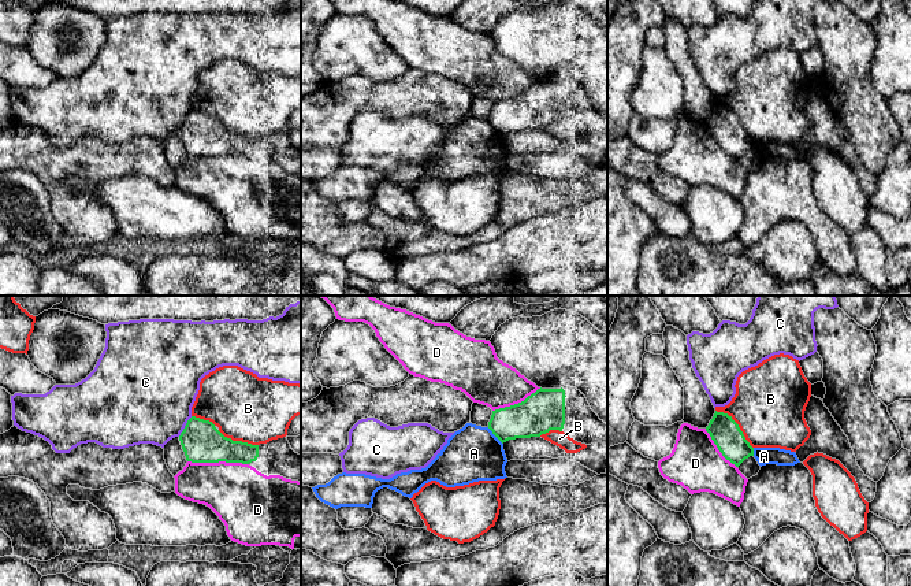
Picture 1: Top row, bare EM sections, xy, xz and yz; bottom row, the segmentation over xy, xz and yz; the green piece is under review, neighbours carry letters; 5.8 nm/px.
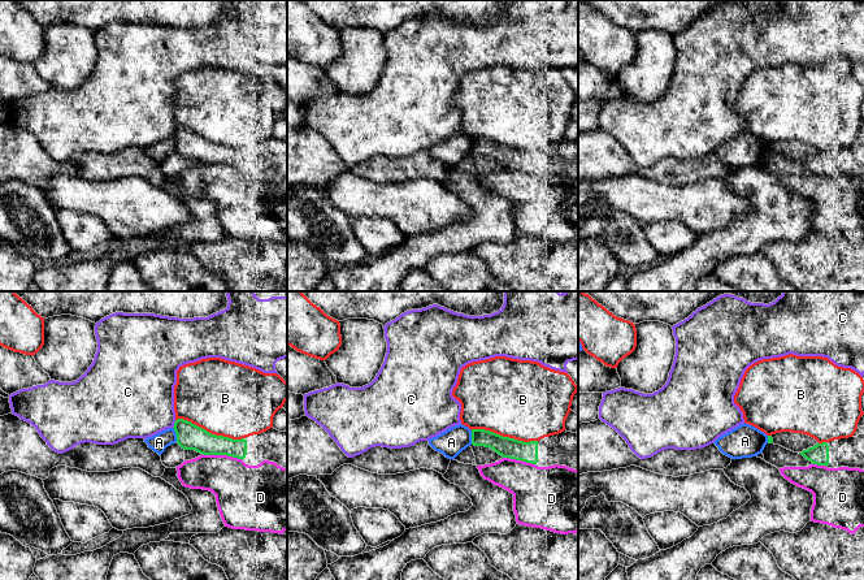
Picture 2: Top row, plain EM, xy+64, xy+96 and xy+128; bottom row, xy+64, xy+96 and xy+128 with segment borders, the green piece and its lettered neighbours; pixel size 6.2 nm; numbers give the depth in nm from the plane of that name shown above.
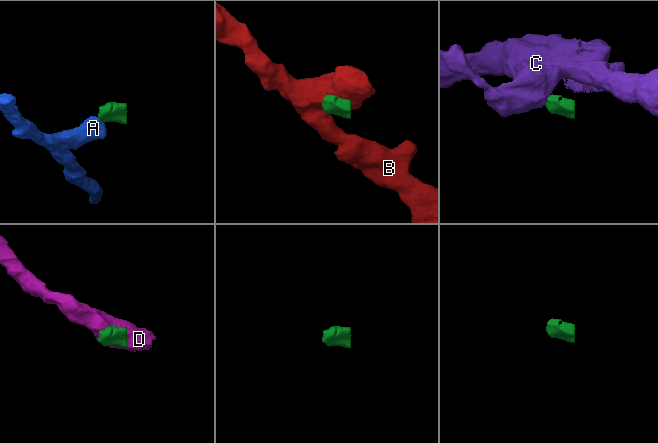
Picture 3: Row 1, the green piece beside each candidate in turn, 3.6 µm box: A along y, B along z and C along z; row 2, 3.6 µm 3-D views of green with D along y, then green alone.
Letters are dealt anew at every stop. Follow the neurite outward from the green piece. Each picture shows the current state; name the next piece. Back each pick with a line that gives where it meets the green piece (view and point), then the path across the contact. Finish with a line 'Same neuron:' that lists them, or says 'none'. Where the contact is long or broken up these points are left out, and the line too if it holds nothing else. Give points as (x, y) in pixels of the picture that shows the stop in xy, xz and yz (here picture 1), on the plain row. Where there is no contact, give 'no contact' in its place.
Same neuron: none

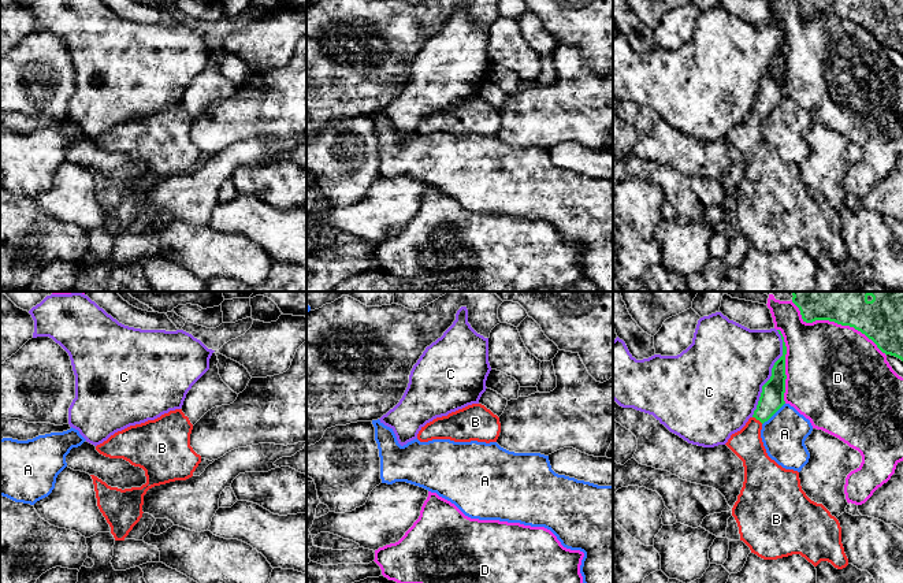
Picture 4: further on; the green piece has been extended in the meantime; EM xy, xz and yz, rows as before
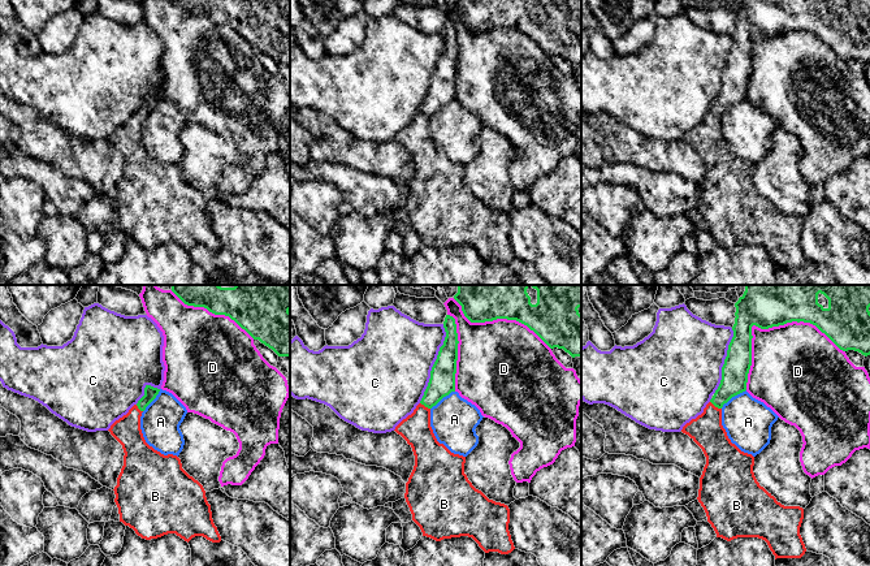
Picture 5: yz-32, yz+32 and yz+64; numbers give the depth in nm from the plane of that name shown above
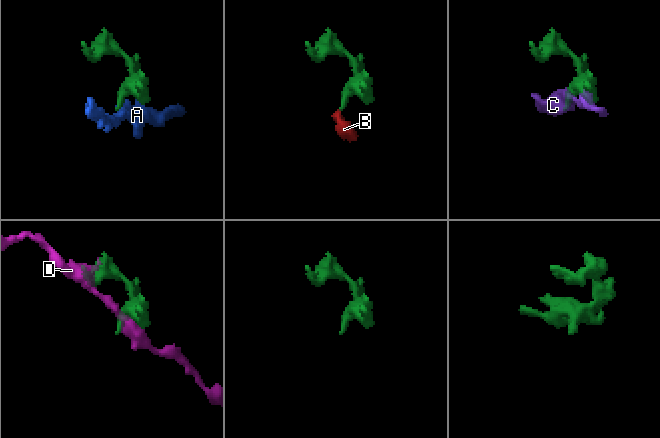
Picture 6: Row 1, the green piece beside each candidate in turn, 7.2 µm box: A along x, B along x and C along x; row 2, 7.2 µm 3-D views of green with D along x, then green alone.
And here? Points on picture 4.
B: meets green in yz at (758, 112); runs through yz (772, 92), (758, 112), (747, 138)
Same neuron: B

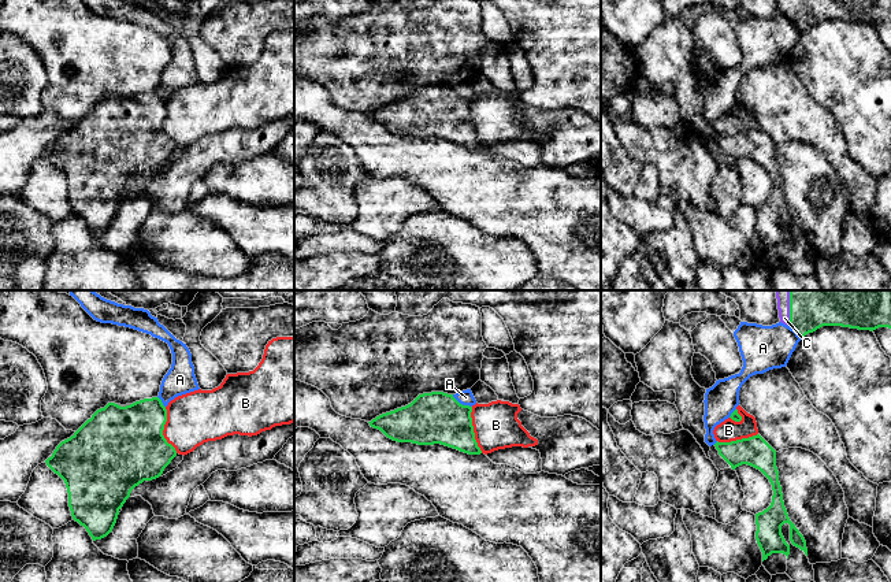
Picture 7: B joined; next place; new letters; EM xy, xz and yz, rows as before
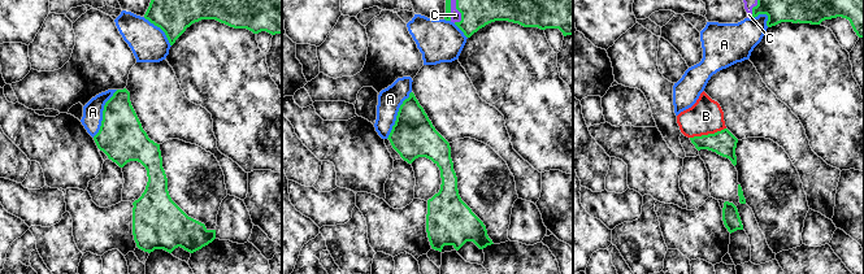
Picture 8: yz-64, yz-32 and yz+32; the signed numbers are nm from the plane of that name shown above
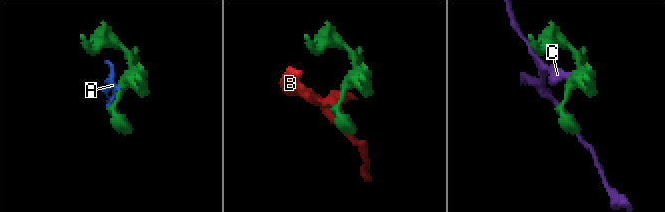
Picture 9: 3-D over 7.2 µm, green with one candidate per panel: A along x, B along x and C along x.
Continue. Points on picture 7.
C: meets green in yz at (790, 10)
Same neuron: C

